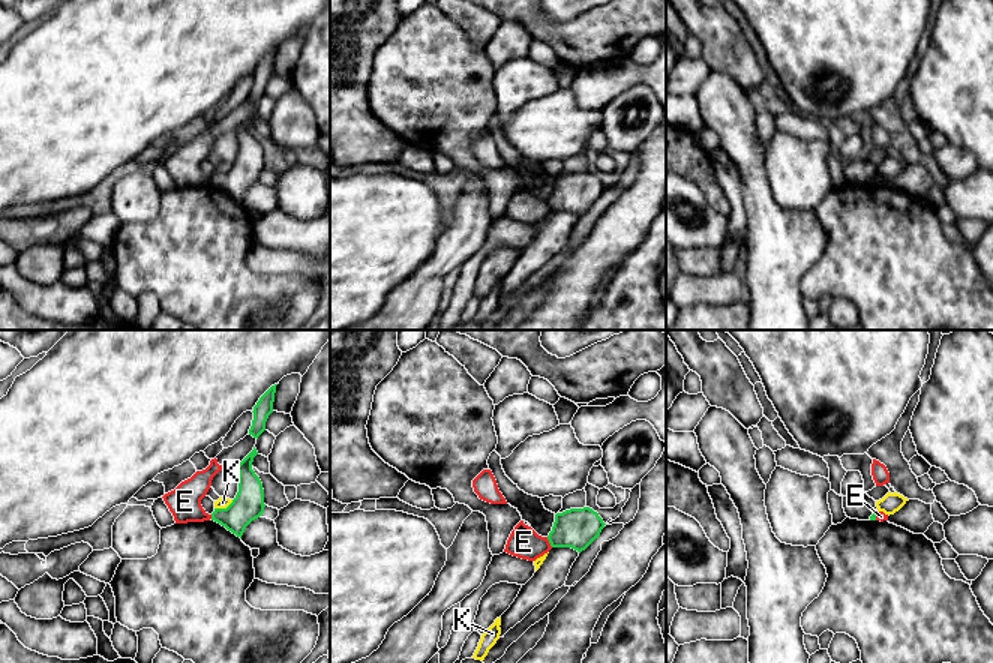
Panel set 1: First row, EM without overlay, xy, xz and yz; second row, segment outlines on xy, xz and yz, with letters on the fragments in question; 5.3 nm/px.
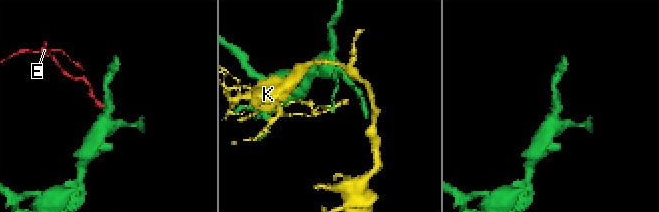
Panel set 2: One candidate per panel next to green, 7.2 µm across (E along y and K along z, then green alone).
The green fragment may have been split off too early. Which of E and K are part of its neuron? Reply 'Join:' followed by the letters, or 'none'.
Join: none

